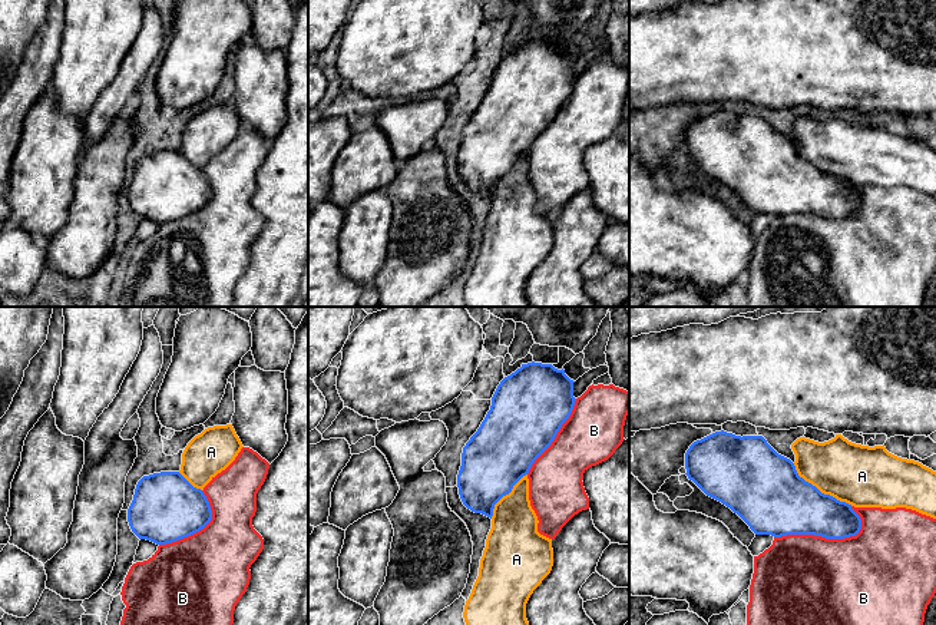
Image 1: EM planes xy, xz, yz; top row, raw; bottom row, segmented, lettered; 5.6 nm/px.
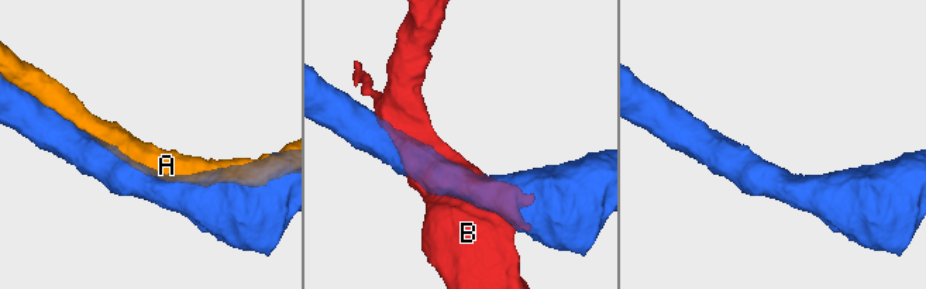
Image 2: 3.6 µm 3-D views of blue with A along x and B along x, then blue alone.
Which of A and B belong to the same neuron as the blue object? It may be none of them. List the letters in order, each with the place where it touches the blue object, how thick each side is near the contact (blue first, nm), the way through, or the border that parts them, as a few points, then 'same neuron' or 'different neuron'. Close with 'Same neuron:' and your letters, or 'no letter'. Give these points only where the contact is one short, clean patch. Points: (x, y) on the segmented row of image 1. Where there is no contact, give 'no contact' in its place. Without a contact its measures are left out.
A: contact yz (819, 490); calibres 380 and 340 nm; same neuron
B: contact yz (822, 536); calibres 320 and 500 nm; different neuron
Same neuron: A

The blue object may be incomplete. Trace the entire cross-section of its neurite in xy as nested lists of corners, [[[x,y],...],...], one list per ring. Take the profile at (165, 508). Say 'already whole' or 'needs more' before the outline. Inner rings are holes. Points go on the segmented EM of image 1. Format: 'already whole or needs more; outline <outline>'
needs more; outline [[[232,424],[208,427],[195,436],[182,453],[179,472],[153,473],[138,482],[128,509],[132,532],[166,545],[204,529],[212,510],[202,490],[242,447]]]

